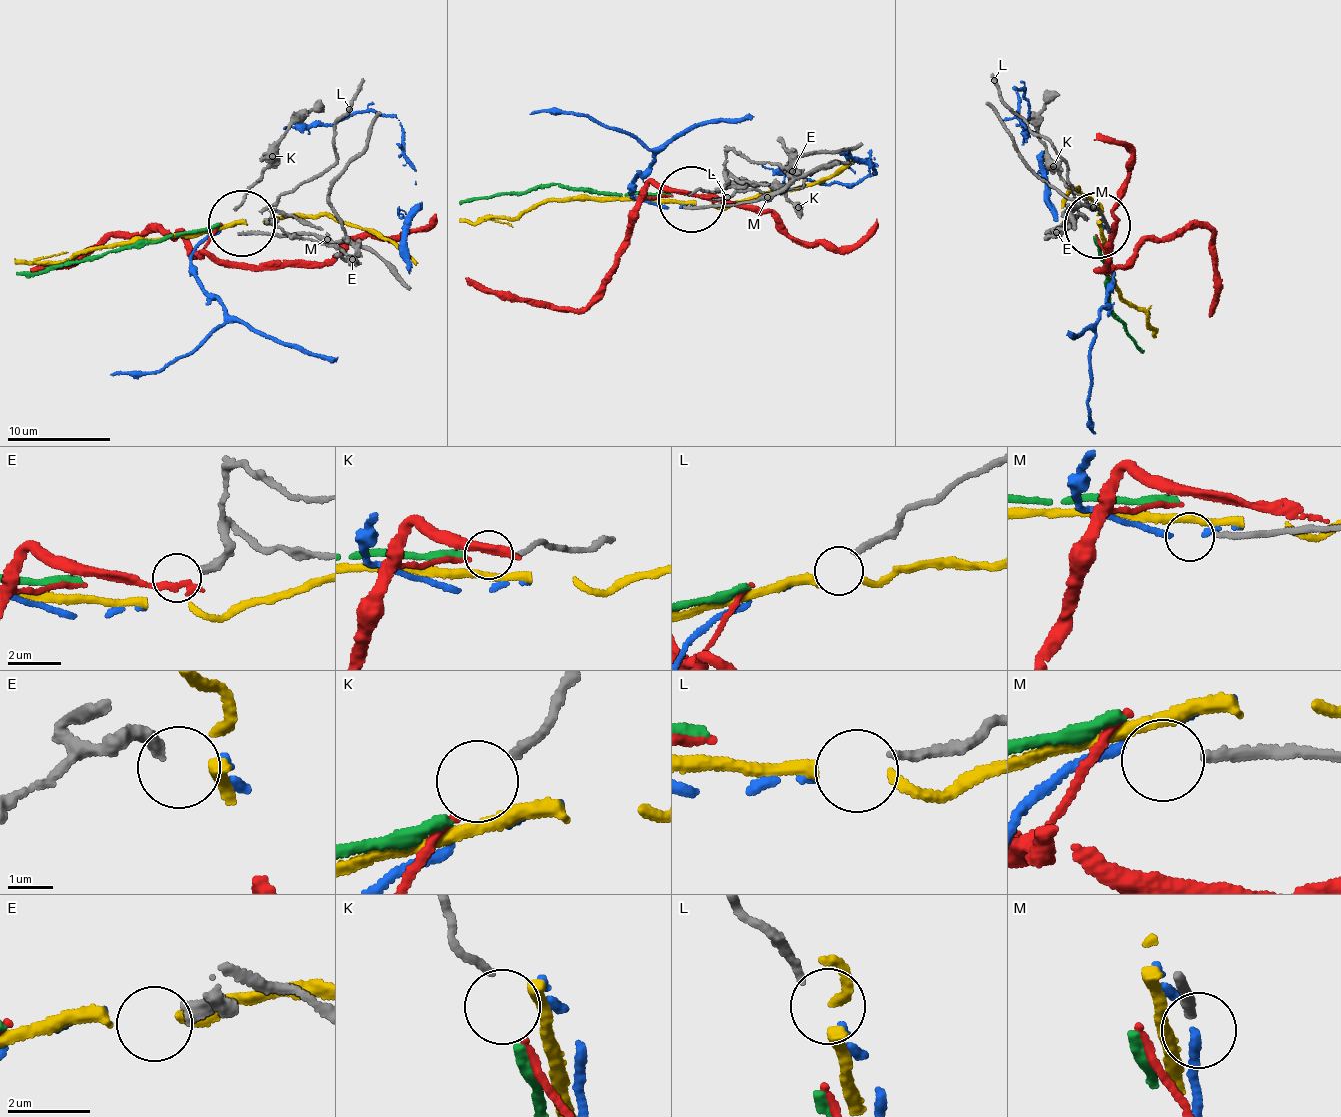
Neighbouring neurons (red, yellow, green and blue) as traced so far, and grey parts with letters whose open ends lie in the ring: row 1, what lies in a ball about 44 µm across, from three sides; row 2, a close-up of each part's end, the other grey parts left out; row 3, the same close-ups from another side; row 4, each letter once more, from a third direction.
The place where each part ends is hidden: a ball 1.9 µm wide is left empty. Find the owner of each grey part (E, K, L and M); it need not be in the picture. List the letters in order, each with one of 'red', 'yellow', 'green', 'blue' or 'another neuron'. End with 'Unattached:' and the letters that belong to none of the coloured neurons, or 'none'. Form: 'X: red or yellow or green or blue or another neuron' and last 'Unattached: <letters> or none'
E: another neuron
K: red
L: blue
M: another neuron
Unattached: E, M

